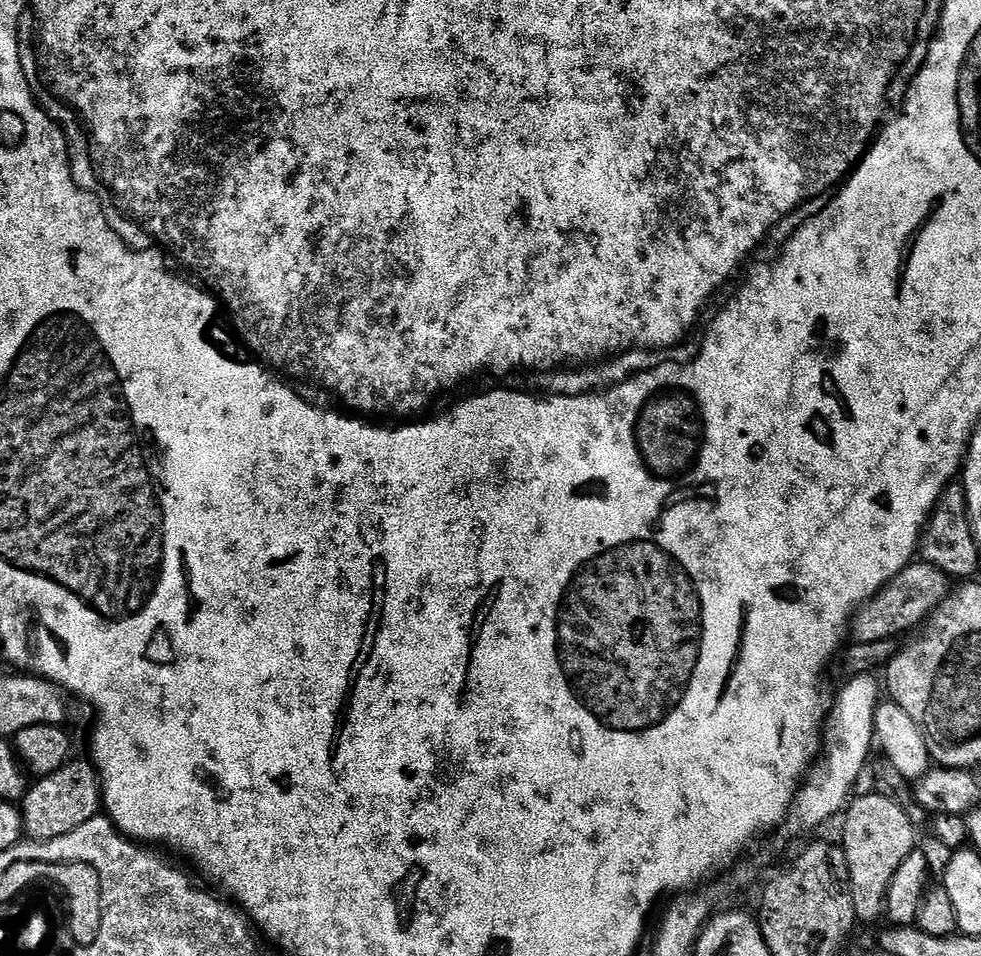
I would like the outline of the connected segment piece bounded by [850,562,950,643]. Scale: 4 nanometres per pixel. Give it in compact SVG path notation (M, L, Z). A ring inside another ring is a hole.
M913 562L893 576L875 596L863 605L853 619L850 632L855 643L896 640L911 628L919 629L935 612L937 606L950 594L950 577L925 562ZM920 624L920 625L919 625Z

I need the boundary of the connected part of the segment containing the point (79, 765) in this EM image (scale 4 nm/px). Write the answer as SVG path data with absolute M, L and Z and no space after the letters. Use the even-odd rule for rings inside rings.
M91 759L74 760L64 763L60 769L54 770L49 776L39 777L24 795L22 801L24 831L29 841L61 837L62 834L68 834L82 823L101 815L100 773L97 772Z

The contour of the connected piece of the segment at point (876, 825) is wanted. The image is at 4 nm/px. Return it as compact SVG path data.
M875 792L855 797L845 811L845 818L840 844L850 870L855 914L861 923L872 922L885 913L889 884L898 866L915 851L918 830L898 804Z

